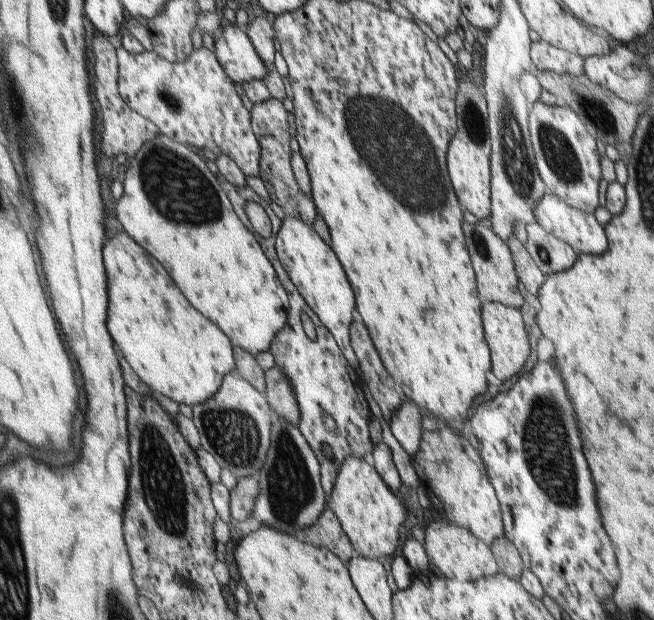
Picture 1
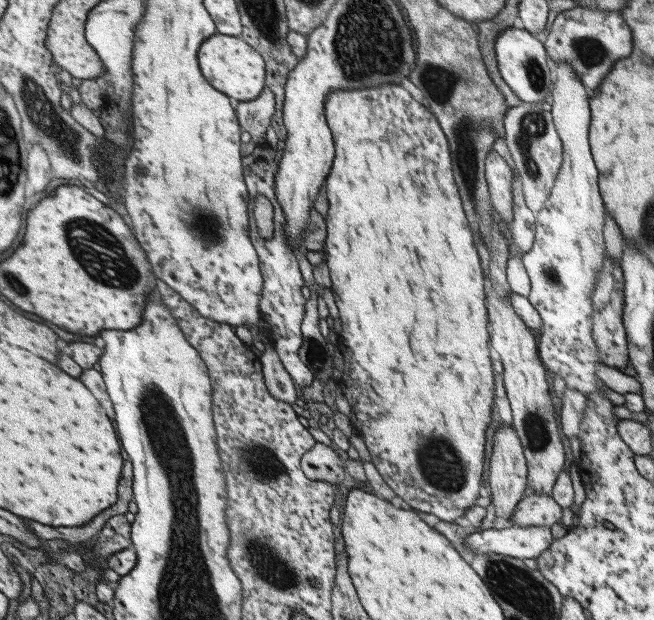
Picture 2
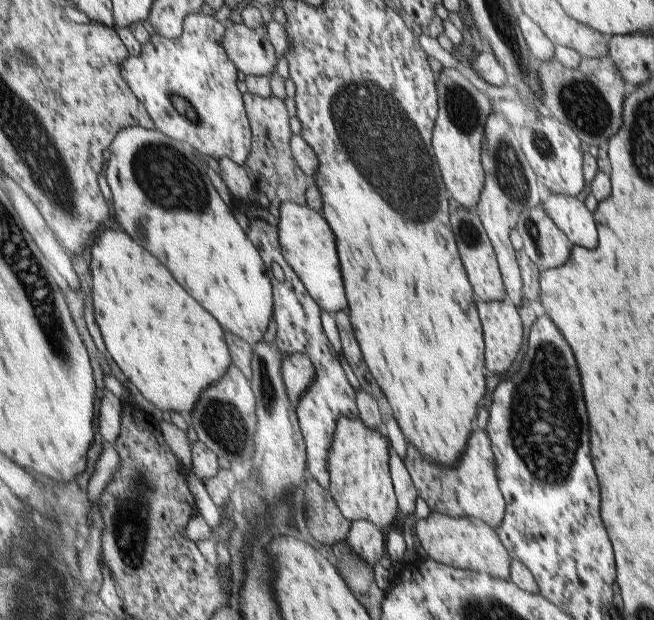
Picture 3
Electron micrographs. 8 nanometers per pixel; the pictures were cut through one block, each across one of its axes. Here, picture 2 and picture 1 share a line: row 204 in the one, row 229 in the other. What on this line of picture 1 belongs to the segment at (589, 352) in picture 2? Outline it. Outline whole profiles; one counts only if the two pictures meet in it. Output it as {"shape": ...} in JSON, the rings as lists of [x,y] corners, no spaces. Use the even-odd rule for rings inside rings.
{"shape":[[[543,195],[535,208],[533,208],[534,222],[537,223],[547,234],[557,237],[561,242],[568,244],[578,254],[601,254],[607,248],[608,238],[603,227],[595,220],[591,213],[581,212],[571,208],[561,199],[553,195]]]}

